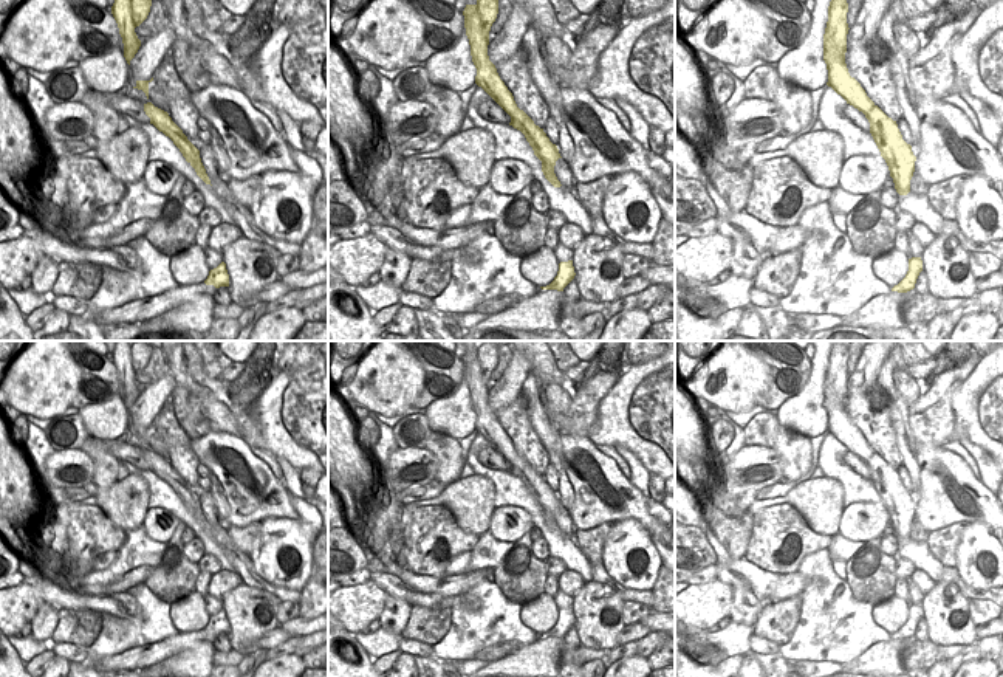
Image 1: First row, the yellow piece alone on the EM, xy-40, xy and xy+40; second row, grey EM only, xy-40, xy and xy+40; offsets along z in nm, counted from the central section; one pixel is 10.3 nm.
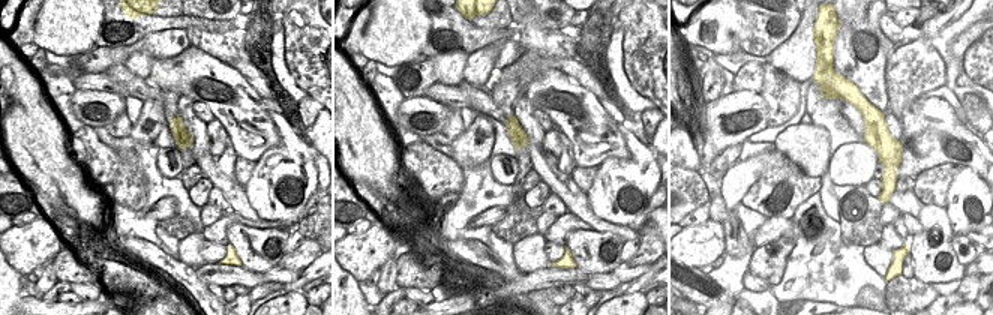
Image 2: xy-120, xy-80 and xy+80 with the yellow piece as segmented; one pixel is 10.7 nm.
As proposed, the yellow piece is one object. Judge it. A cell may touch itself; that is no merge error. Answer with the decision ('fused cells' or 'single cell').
fused cells

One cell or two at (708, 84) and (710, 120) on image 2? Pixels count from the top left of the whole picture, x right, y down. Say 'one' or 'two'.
two

